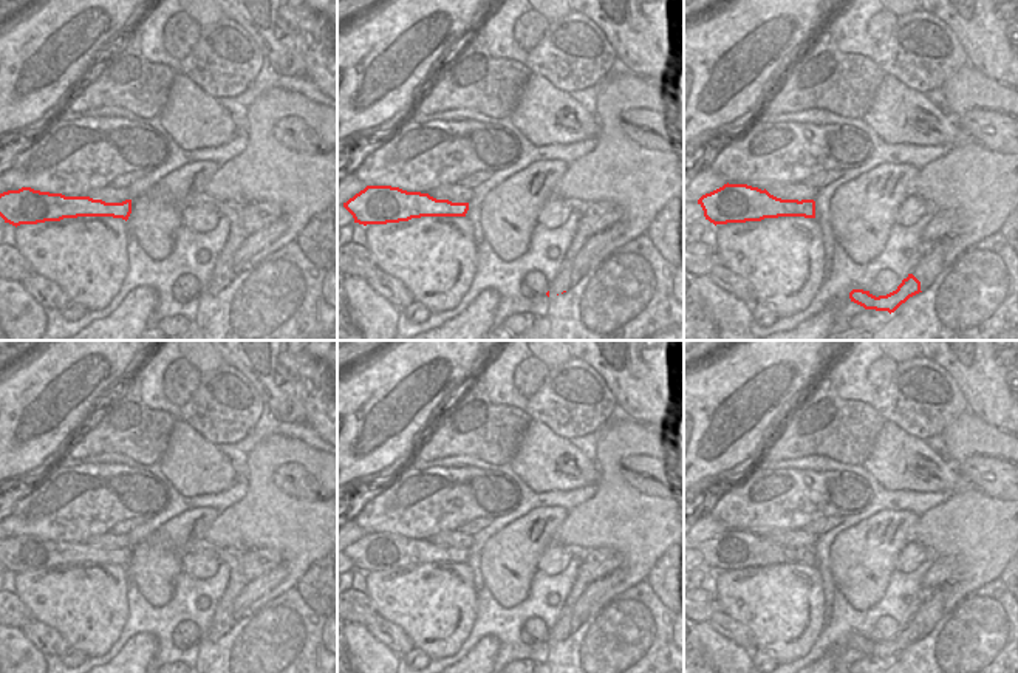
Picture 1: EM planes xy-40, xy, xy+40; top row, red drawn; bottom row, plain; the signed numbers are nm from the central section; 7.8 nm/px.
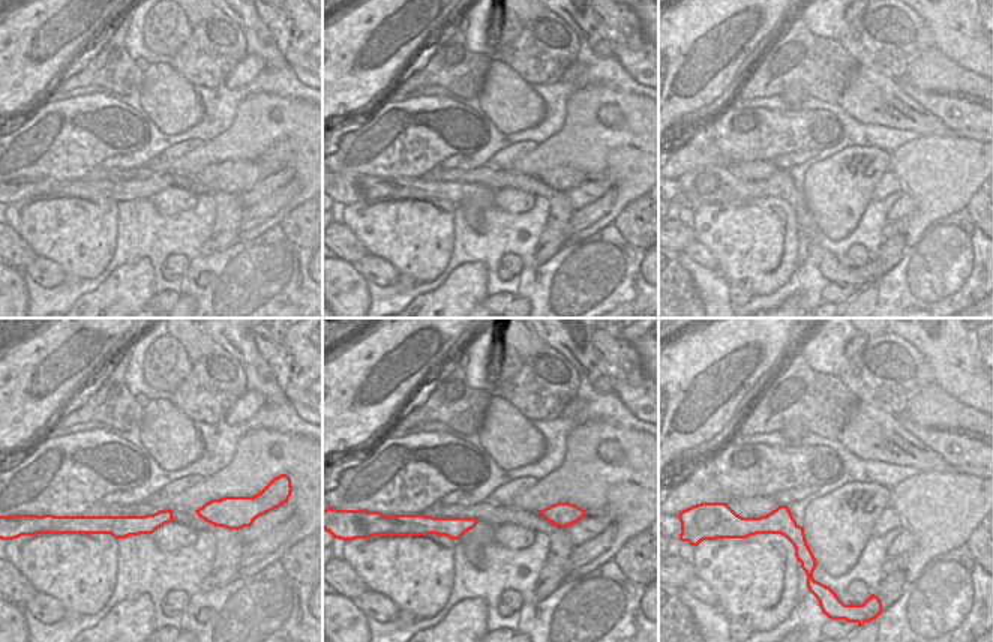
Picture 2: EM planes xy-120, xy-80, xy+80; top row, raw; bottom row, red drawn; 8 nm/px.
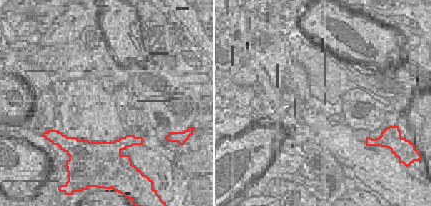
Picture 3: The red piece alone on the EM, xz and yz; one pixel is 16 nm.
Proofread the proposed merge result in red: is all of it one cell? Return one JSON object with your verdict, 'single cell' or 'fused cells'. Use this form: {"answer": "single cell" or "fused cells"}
{"answer": "fused cells"}

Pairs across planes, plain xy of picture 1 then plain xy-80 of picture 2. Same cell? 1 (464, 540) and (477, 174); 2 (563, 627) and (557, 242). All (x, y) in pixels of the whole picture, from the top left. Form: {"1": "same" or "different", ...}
{"1": "same", "2": "same"}

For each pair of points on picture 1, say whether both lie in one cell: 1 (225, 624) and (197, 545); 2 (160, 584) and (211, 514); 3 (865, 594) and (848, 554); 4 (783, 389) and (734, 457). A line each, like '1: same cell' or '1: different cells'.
1: same cell
2: same cell
3: same cell
4: same cell

